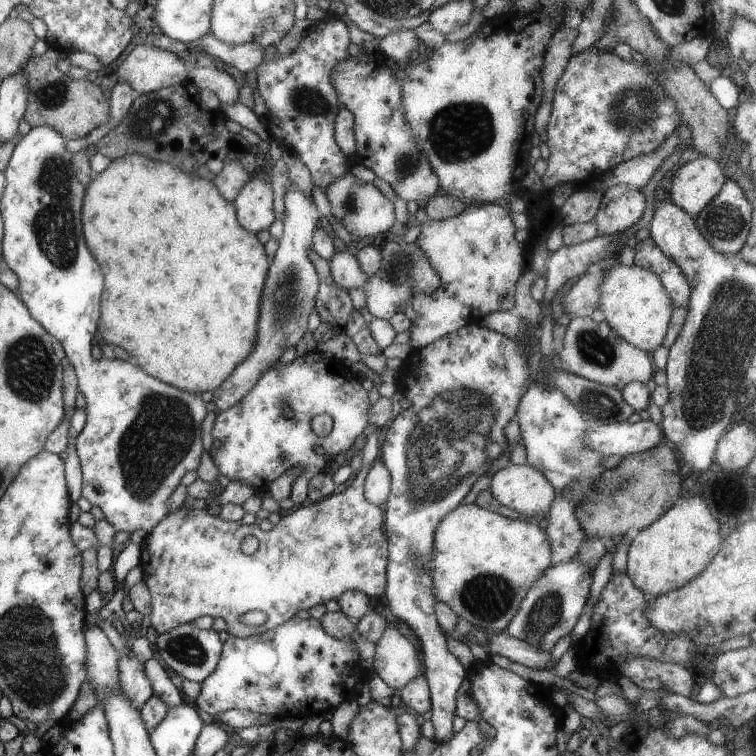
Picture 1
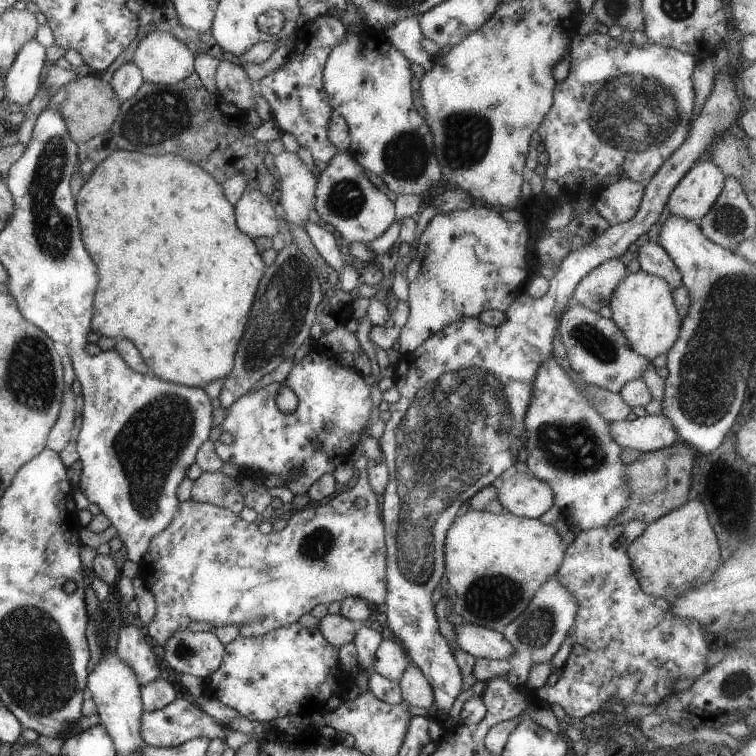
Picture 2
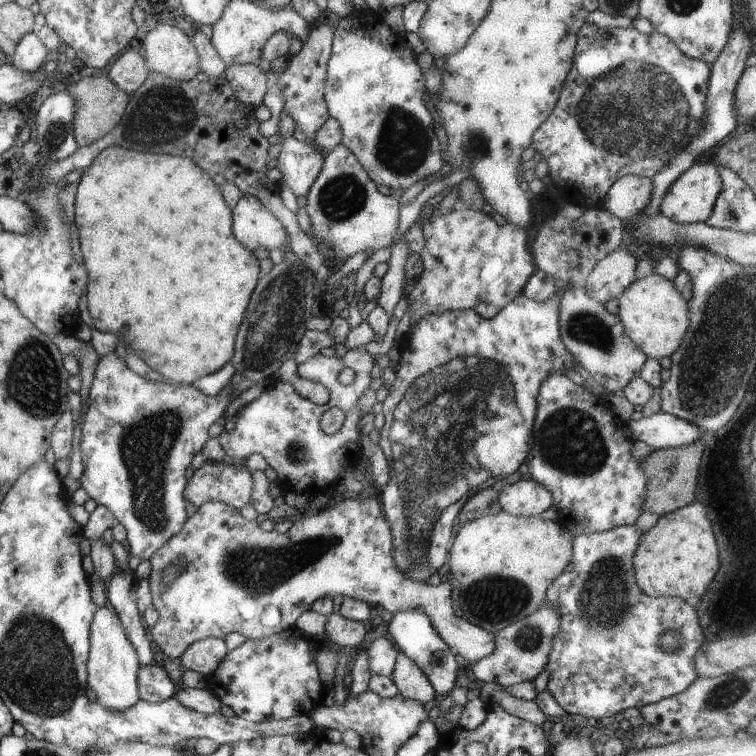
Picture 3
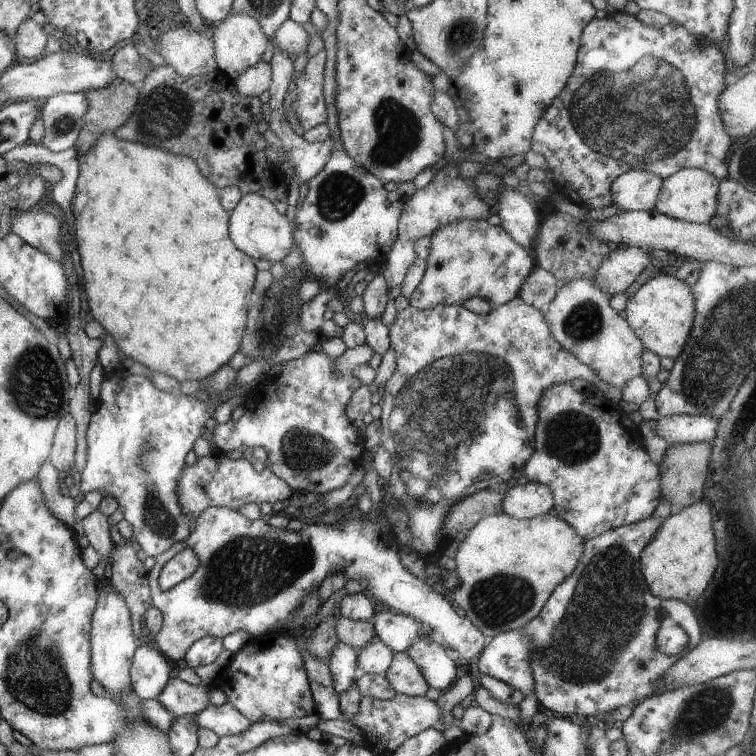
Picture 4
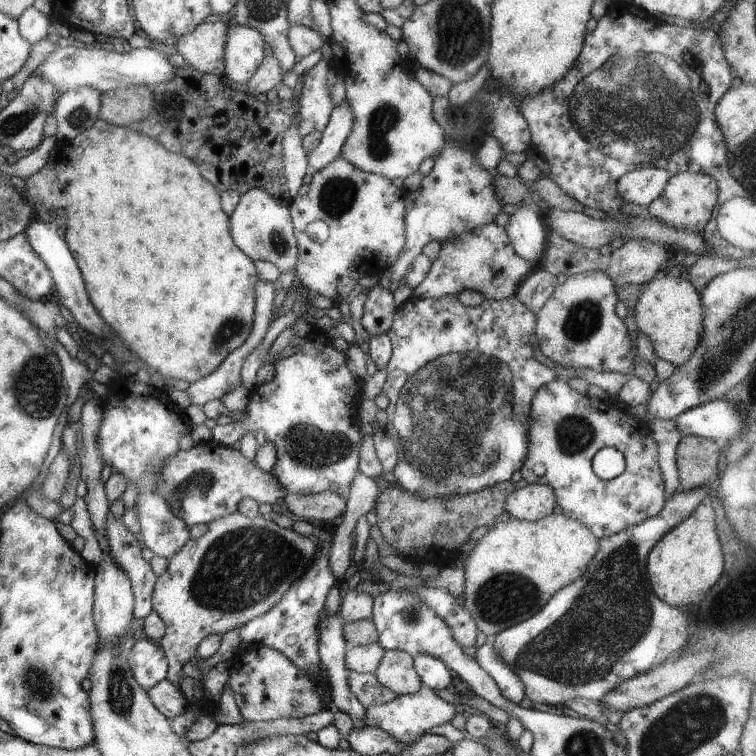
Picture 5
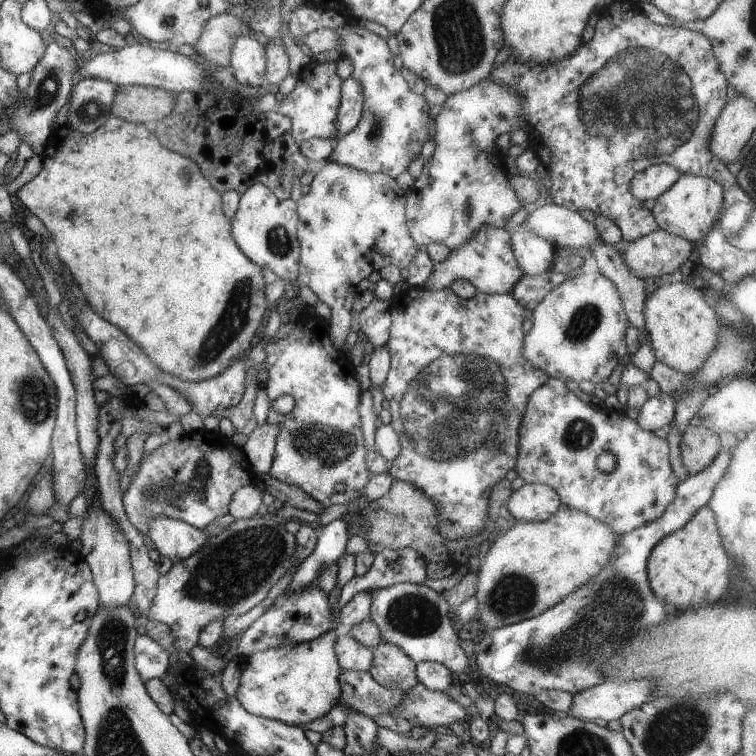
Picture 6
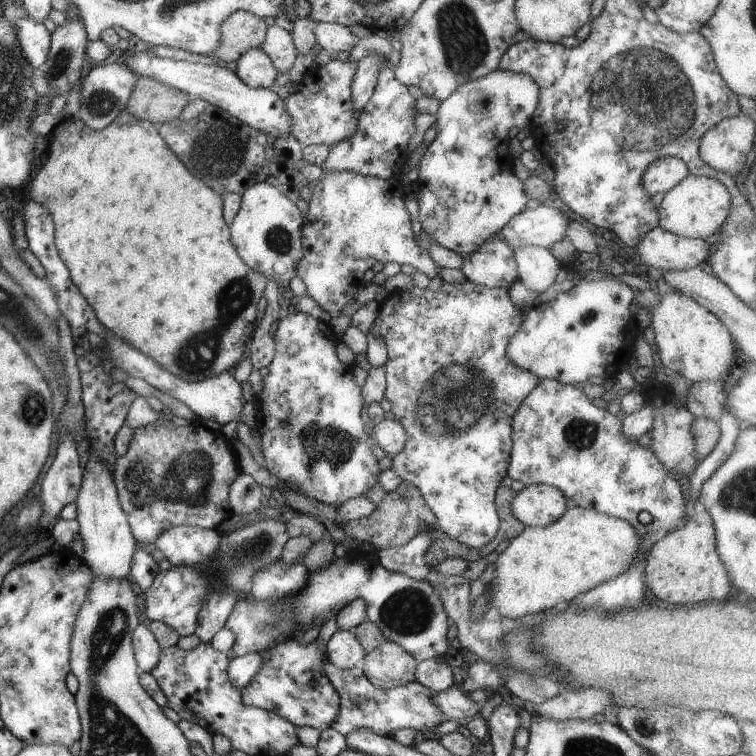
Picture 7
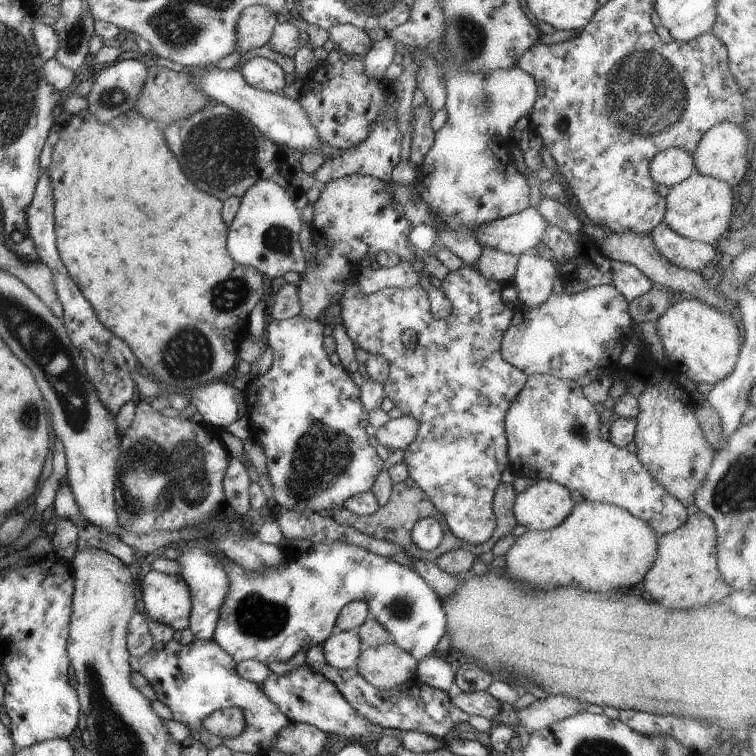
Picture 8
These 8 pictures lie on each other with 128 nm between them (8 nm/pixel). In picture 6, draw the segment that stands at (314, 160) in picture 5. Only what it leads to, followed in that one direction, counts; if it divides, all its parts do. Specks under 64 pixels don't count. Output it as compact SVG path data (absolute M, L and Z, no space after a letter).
M351 76L343 79L340 91L340 103L335 117L336 134L329 139L333 143L336 143L352 128L355 128L357 121L360 119L364 103L362 86L357 79Z

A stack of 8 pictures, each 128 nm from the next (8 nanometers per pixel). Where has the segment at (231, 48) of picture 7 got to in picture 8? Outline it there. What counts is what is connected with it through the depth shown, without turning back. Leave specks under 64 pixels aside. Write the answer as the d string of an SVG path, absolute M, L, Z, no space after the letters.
M251 5L243 8L235 22L233 52L244 54L264 46L269 41L273 26L280 20L267 6Z

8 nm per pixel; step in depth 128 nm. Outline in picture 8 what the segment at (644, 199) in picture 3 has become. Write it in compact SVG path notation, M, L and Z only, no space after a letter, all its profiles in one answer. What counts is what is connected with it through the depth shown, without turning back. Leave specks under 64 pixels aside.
M665 148L652 157L649 164L649 176L655 187L671 187L682 182L694 173L692 154L683 152L683 148Z

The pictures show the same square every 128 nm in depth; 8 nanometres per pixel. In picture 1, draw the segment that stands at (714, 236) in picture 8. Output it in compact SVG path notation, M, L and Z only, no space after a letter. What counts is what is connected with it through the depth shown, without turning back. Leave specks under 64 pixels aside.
M700 155L675 168L668 194L670 202L695 218L721 190L726 179L719 162Z

